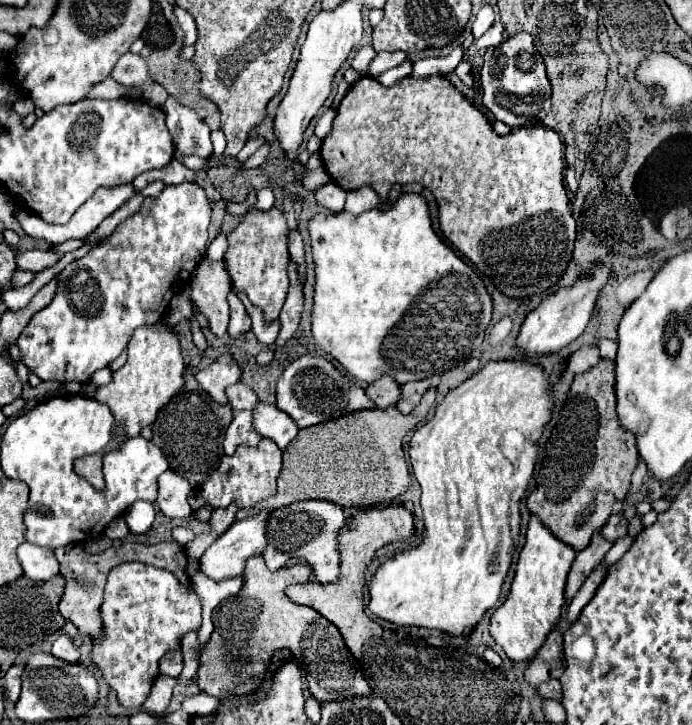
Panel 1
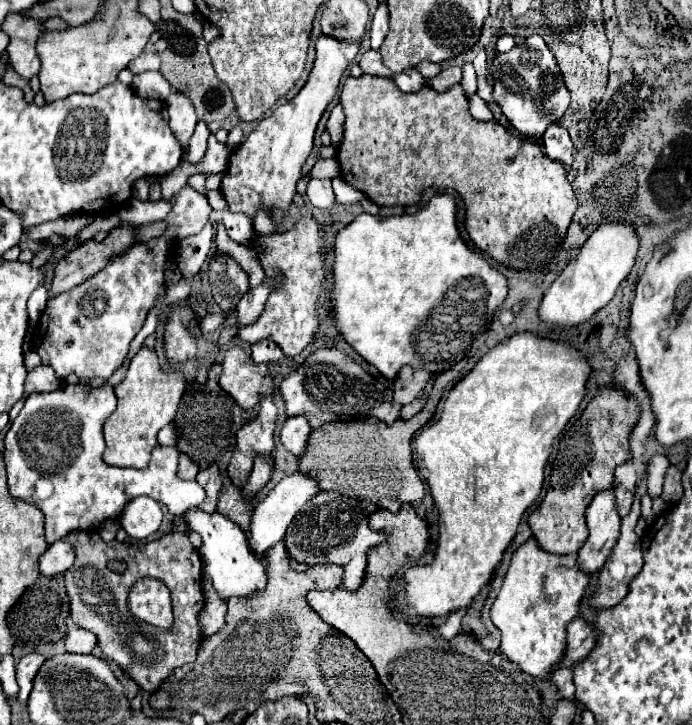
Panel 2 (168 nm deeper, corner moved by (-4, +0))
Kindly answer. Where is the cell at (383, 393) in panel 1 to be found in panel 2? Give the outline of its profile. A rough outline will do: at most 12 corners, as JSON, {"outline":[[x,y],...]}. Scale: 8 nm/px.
{"outline":[[402,368],[392,384],[392,402],[410,404],[430,372]]}

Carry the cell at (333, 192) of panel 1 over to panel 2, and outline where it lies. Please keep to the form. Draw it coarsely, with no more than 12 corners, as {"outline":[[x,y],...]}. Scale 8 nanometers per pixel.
{"outline":[[312,178],[306,196],[312,206],[330,210],[336,202],[330,180]]}

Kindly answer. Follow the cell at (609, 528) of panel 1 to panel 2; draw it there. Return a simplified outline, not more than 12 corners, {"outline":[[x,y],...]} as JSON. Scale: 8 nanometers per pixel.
{"outline":[[622,486],[614,488],[616,510],[624,518],[630,514],[634,494]]}

